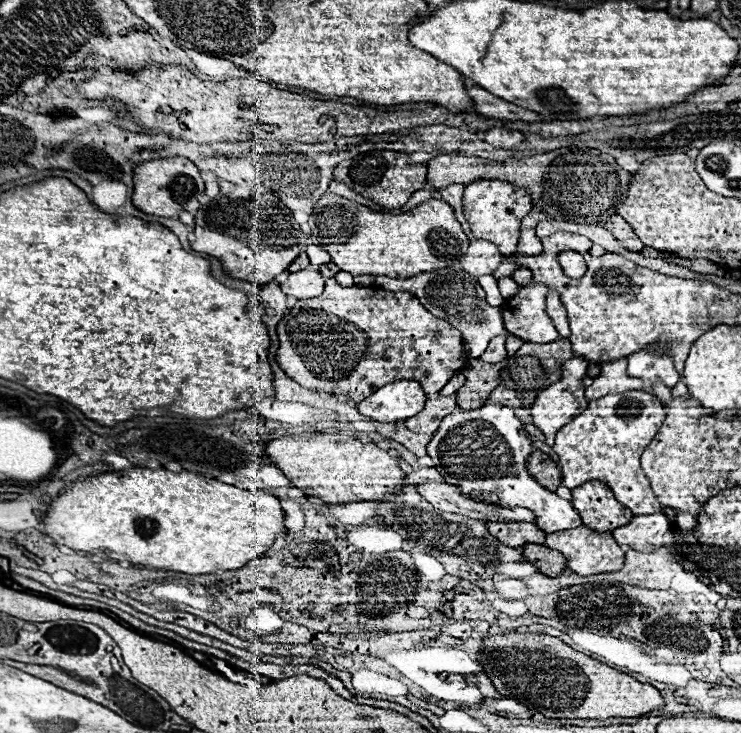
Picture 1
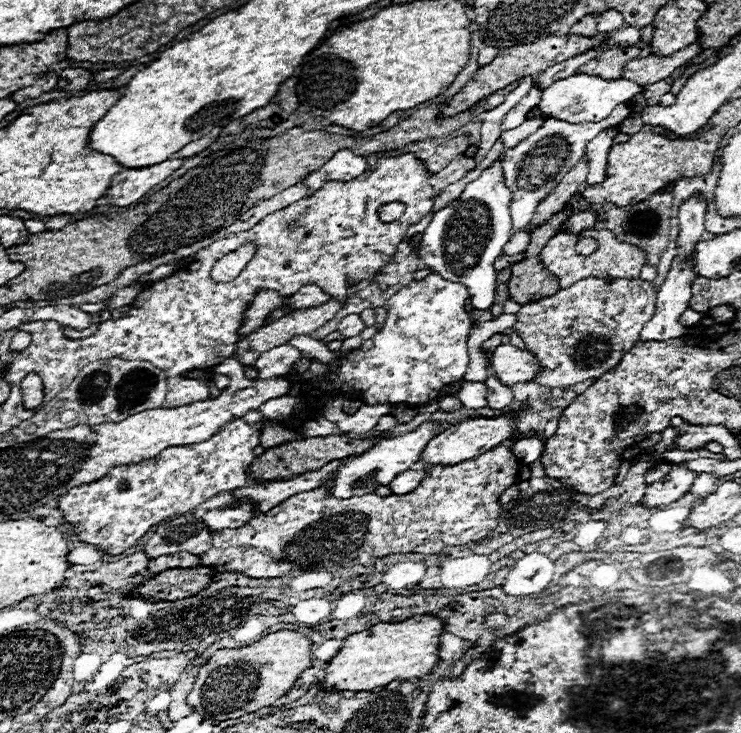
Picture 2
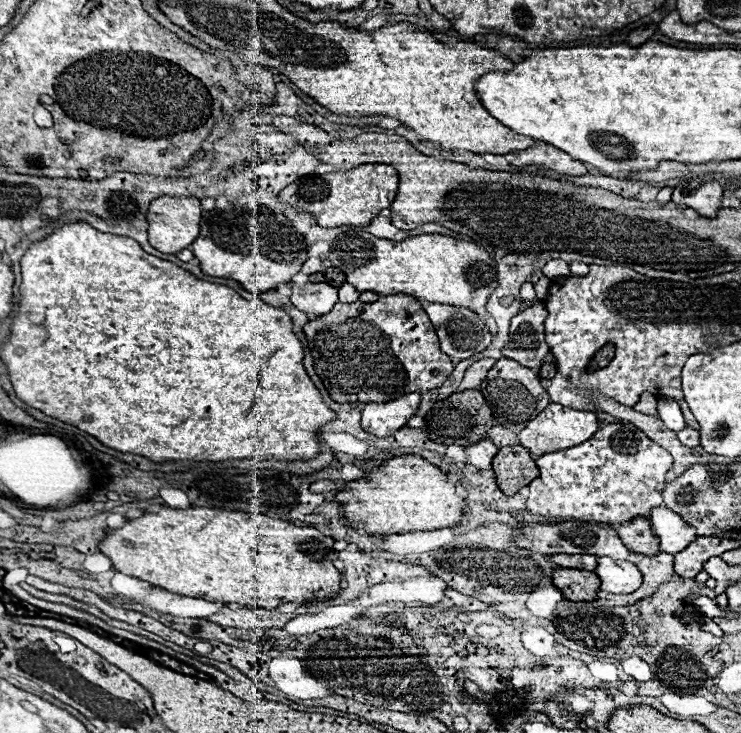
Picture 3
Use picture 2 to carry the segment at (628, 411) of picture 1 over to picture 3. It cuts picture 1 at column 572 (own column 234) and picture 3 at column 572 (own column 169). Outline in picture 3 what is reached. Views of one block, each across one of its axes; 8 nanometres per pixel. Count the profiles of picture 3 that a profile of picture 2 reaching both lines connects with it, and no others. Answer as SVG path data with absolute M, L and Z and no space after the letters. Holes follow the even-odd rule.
M606 424L600 426L598 432L580 446L558 450L544 454L536 460L540 468L540 476L528 486L526 510L530 514L552 518L572 518L584 522L602 522L602 524L624 524L636 516L650 516L650 510L662 504L662 488L666 480L666 472L672 468L672 456L644 436L632 424Z

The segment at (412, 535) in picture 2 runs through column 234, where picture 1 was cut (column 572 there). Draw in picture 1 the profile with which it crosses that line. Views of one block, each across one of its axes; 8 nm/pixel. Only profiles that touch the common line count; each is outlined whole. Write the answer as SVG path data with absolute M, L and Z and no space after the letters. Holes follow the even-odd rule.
M580 526L580 528L572 528L570 532L552 532L550 536L546 536L544 544L552 550L562 552L566 562L568 562L568 568L574 574L580 574L580 576L602 574L602 572L618 572L618 570L624 568L624 550L614 540L612 532L594 532L586 526Z

